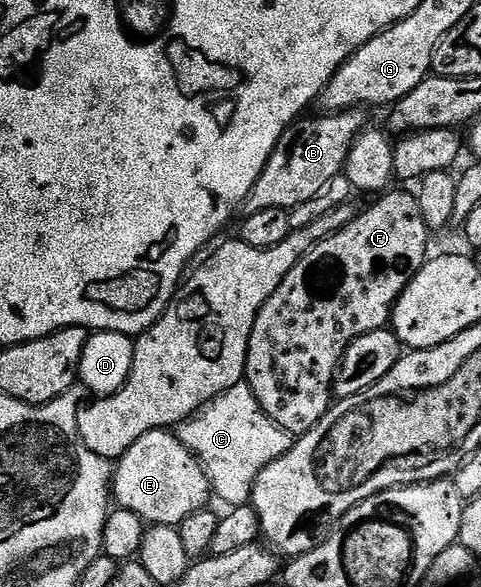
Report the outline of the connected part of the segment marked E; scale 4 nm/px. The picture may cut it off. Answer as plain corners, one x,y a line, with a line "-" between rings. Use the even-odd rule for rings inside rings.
157,429
138,439
123,457
118,458
112,473
112,497
117,508
140,515
150,525
177,527
211,504
209,501
212,501
212,490
204,467
183,447
182,440
171,430

